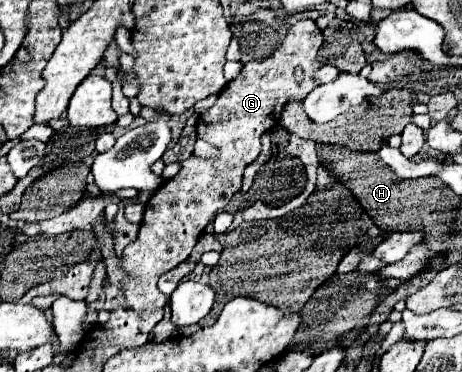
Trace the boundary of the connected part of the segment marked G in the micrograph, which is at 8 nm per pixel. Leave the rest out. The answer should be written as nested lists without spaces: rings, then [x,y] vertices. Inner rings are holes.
[[[305,19],[289,27],[283,45],[279,45],[267,59],[249,61],[243,65],[241,75],[225,85],[217,95],[217,103],[199,117],[197,135],[219,149],[215,159],[203,159],[191,155],[181,161],[181,169],[175,177],[167,179],[147,201],[143,221],[139,227],[137,241],[129,243],[123,249],[123,255],[117,259],[121,269],[123,297],[129,309],[149,311],[165,307],[169,301],[167,295],[159,293],[157,279],[169,269],[183,263],[191,249],[197,243],[197,237],[205,225],[225,209],[233,193],[241,189],[241,177],[247,163],[259,155],[259,137],[261,133],[277,125],[281,111],[289,99],[303,101],[318,84],[314,74],[324,65],[319,57],[321,31],[315,21]],[[293,67],[304,67],[305,78],[302,83],[295,83]]]

